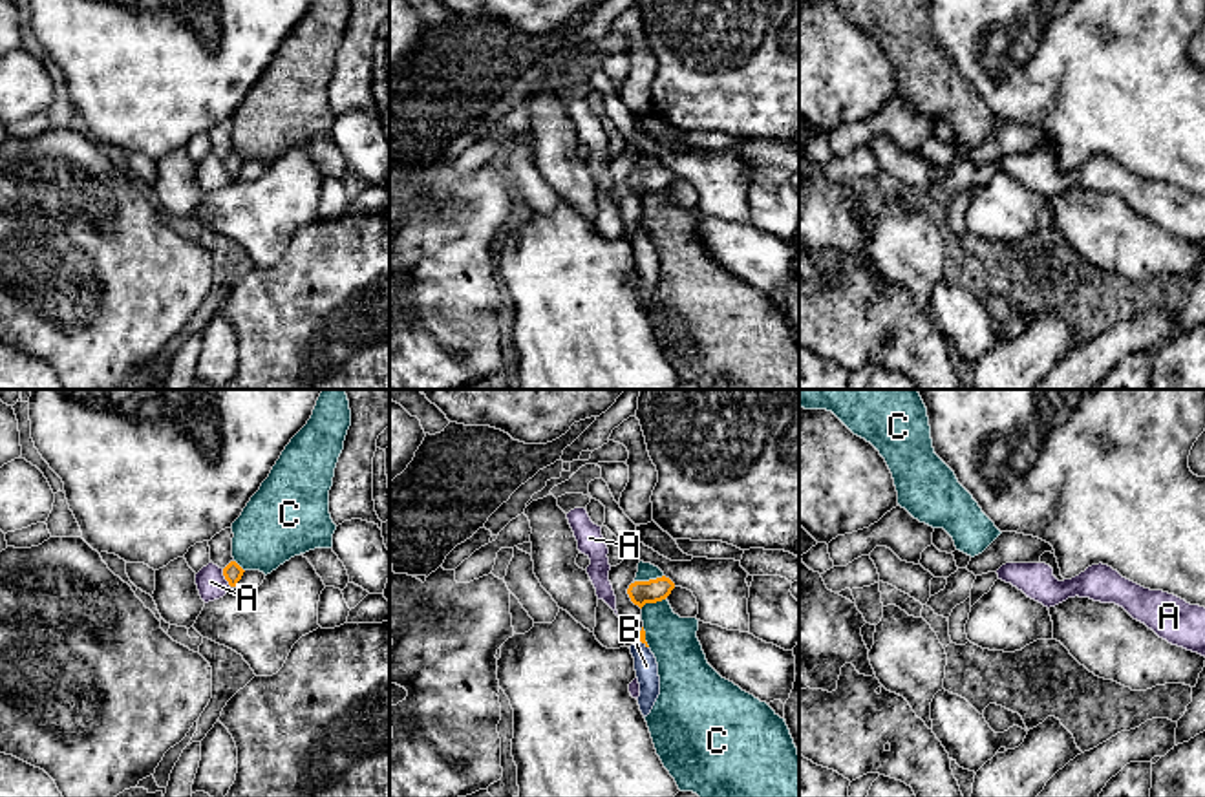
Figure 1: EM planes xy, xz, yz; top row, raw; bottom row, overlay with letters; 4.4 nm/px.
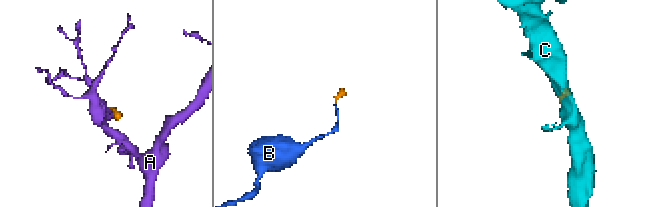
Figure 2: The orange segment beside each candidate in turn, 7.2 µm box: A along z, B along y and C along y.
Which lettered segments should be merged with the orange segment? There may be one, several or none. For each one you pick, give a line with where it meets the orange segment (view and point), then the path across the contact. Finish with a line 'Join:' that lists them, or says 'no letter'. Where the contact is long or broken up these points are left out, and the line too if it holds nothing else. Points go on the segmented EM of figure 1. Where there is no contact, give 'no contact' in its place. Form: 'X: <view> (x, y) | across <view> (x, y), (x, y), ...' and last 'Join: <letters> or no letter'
B: xz (642, 642)
Join: B

